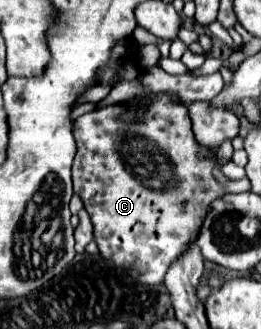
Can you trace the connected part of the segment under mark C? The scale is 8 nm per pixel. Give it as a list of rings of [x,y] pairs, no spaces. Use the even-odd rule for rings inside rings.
[[[158,101],[158,105],[150,103],[142,123],[118,121],[122,111],[124,107],[120,105],[108,105],[84,113],[74,121],[78,145],[72,165],[74,193],[82,197],[84,209],[92,219],[94,241],[98,243],[102,257],[118,267],[136,271],[142,283],[162,283],[170,261],[182,253],[182,245],[186,245],[190,237],[198,237],[198,225],[202,225],[210,201],[222,197],[226,191],[212,177],[214,157],[206,161],[206,151],[198,147],[194,139],[188,109],[182,109],[182,105],[166,105],[166,101]]]

